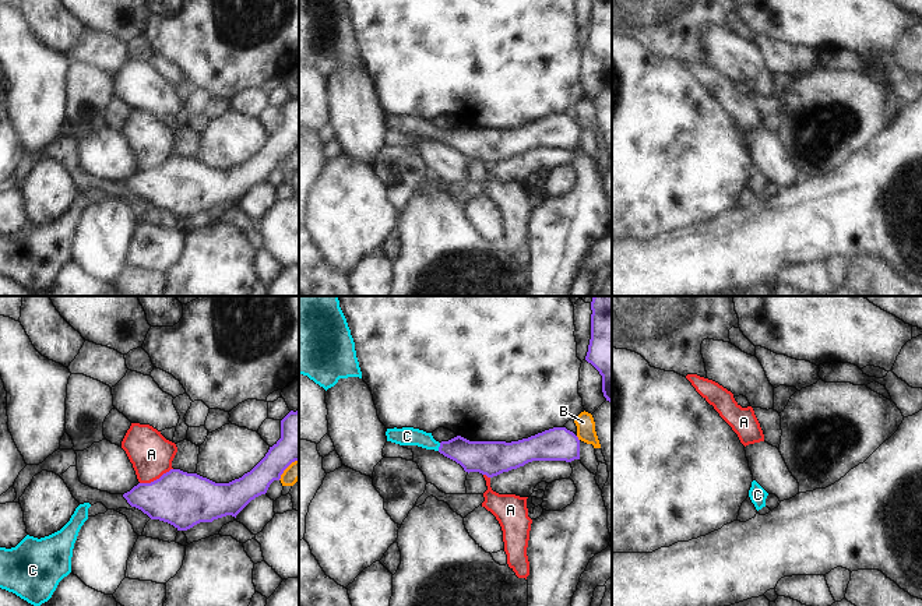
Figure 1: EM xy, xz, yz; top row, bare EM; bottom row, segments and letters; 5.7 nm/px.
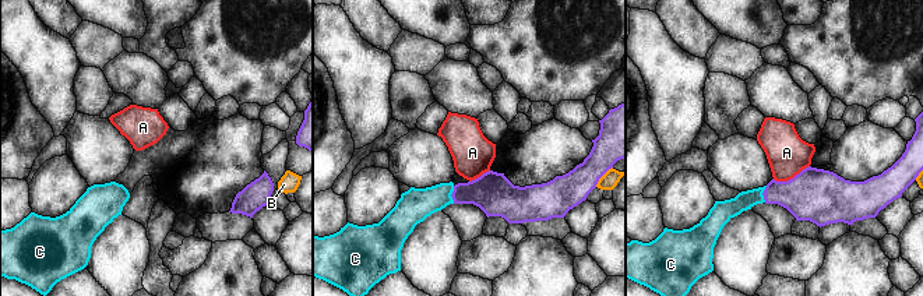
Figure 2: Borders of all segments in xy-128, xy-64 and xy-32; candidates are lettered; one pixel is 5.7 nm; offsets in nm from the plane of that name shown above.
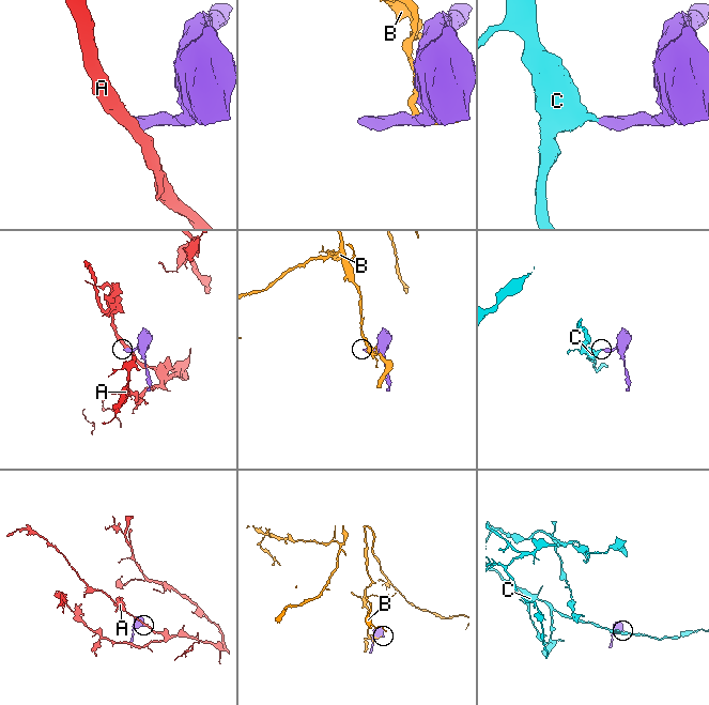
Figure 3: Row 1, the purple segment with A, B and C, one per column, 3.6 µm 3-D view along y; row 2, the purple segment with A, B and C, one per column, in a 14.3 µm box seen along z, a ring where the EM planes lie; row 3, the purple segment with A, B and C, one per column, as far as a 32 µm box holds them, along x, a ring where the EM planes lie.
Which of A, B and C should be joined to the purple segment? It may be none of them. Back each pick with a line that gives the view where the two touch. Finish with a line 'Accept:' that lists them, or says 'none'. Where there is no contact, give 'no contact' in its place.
C: contact in xz
Accept: C

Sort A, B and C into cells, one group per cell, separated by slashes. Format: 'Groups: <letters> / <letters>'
Groups: A / B / C

